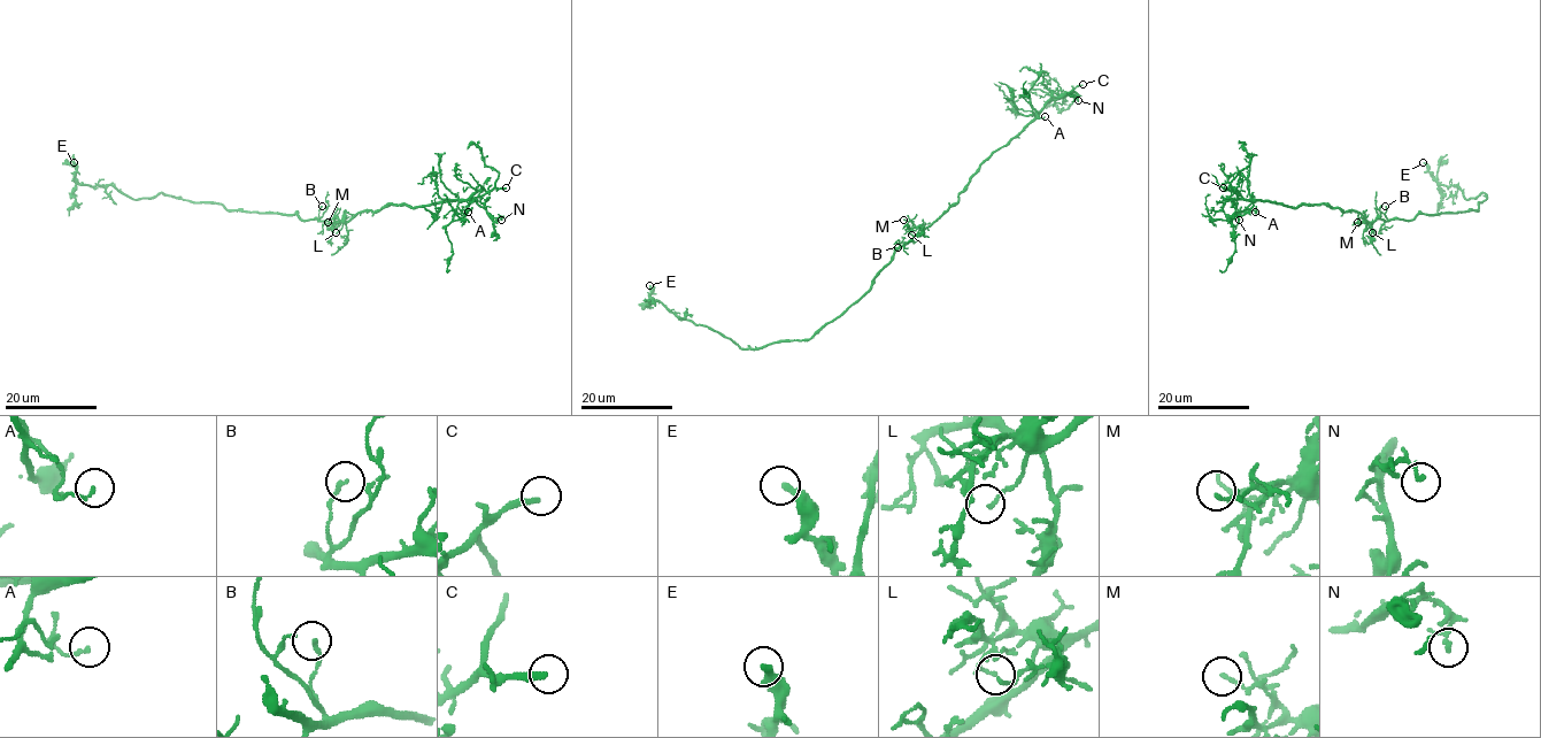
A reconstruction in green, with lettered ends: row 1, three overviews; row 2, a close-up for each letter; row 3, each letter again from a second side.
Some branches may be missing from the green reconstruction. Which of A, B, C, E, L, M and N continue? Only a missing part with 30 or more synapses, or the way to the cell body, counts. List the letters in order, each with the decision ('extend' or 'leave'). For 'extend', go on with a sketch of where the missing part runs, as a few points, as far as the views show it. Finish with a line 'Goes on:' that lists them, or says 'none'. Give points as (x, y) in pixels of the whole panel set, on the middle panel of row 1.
A: leave
B: leave
C: extend
E: leave
L: leave
M: leave
N: leave
Goes on: C

